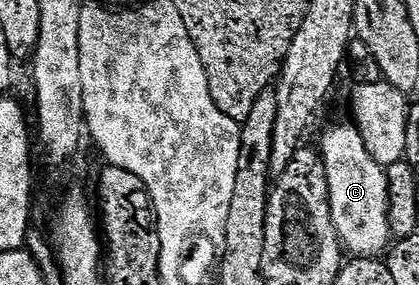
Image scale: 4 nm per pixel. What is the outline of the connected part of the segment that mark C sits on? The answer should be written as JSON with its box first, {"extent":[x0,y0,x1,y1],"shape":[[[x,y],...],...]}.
{"extent":[318,124,393,258],"shape":[[[352,124],[326,131],[318,145],[318,153],[326,164],[330,212],[341,247],[357,258],[380,258],[393,241],[388,219],[387,169],[374,160],[359,130]]]}

